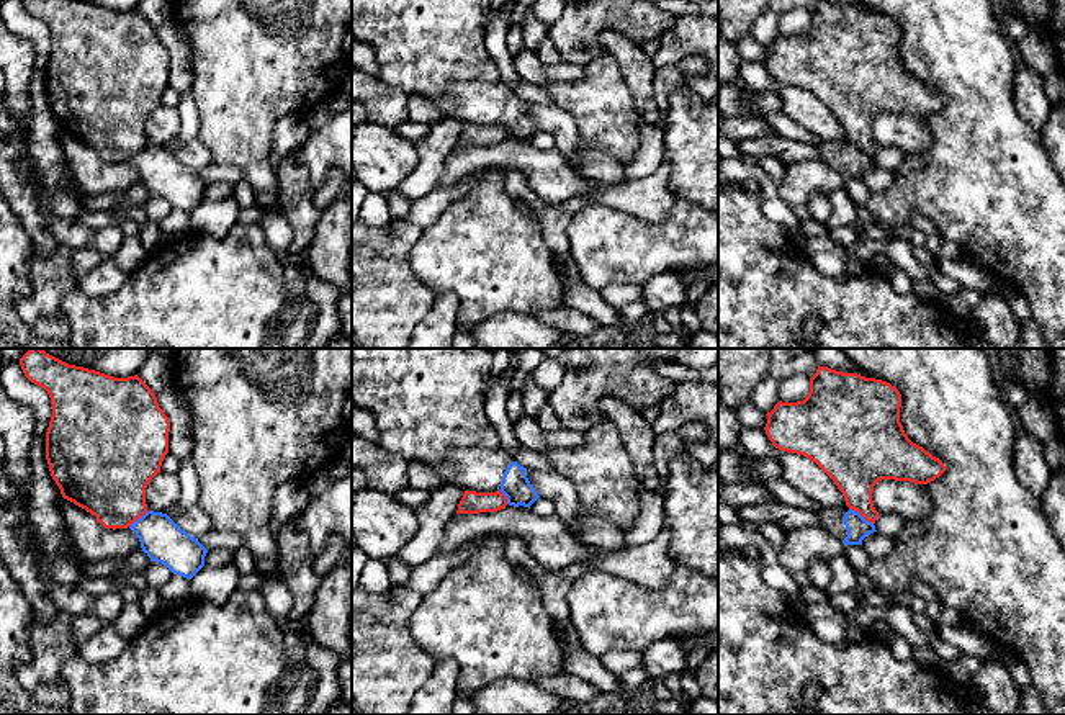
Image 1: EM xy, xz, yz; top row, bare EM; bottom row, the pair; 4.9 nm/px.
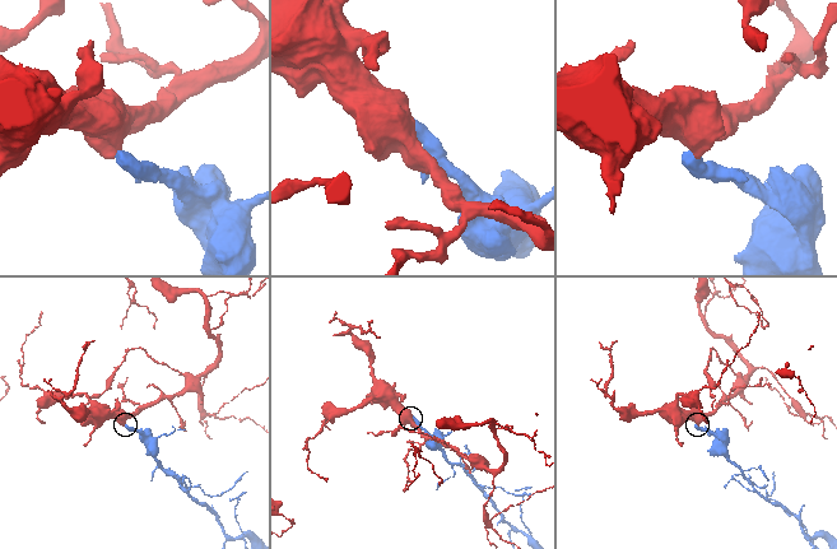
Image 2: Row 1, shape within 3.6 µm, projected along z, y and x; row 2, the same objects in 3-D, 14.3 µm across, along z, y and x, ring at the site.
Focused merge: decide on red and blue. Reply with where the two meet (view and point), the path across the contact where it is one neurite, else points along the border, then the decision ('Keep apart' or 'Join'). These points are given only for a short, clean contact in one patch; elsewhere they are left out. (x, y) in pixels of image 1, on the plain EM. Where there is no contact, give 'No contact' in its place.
Touches red at yz (861, 148). Boundary: yz (849, 141), (872, 157). Keep apart

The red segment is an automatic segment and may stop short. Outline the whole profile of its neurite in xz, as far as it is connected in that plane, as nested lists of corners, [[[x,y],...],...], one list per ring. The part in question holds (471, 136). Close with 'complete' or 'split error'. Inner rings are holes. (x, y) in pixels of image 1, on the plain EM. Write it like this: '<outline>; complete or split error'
[[[465,124],[456,147],[497,146],[507,139],[507,131],[501,126]]]; complete

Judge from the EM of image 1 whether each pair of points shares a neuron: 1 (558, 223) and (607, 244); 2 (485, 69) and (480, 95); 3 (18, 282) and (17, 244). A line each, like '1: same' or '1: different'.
1: different
2: different
3: same

